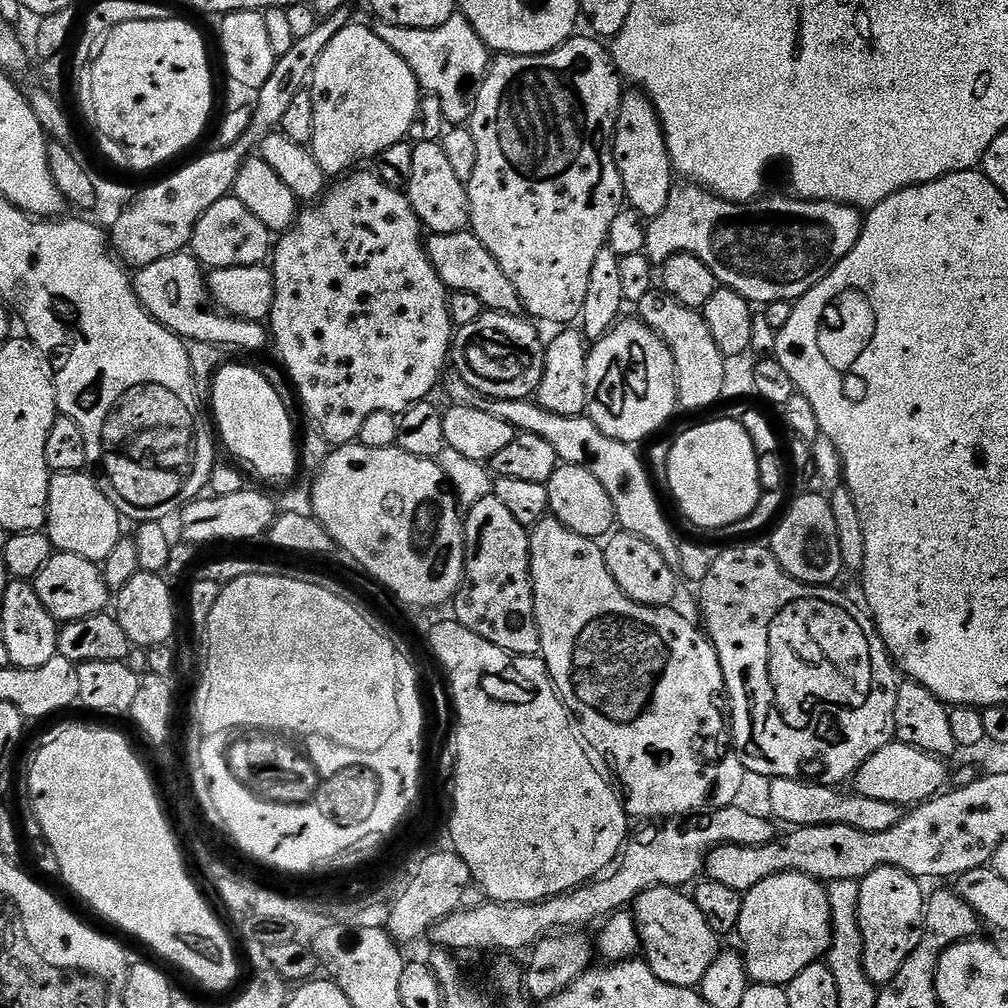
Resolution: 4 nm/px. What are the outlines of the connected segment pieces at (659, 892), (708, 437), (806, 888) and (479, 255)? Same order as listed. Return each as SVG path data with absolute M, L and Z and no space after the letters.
M651 888L637 897L630 911L636 919L642 956L647 960L650 970L654 970L654 974L658 974L662 982L670 982L670 986L696 988L702 982L706 970L722 951L721 937L714 930L710 930L710 922L702 918L702 910L698 910L695 899L691 895L683 896L684 894L678 888Z
M708 420L688 428L668 452L668 488L680 503L684 516L700 528L728 528L753 515L762 495L762 469L758 453L743 423L736 420Z
M783 872L758 882L758 886L743 893L743 897L738 937L744 943L744 965L755 983L786 986L798 973L806 970L806 966L817 963L827 953L832 941L832 915L828 905L828 889L821 881L806 874Z
M472 231L429 235L426 247L430 262L438 278L442 278L445 288L452 292L474 294L474 298L482 301L487 311L501 312L511 316L521 315L522 305L518 298L518 290L514 290L510 278L506 278L506 273L503 272L502 266L498 266L494 254L490 254L486 246L482 246L482 242Z

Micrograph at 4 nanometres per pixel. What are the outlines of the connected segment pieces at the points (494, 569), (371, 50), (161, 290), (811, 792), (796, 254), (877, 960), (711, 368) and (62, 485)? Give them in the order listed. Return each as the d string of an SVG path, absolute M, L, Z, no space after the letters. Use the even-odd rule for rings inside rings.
M494 494L471 505L464 516L464 580L454 597L454 619L466 626L466 630L478 634L478 638L486 638L486 642L494 642L494 646L511 652L514 656L540 656L540 631L532 597L529 535L529 529L524 528L522 522L517 522L510 515L510 510L506 510L506 505L498 502Z
M358 22L346 25L326 46L312 71L310 91L314 98L314 138L310 150L328 178L339 177L363 165L360 164L363 160L371 161L390 150L390 146L401 143L407 137L410 122L414 122L414 114L418 114L422 99L414 70L378 38L376 31Z
M179 254L160 261L135 273L132 289L138 294L138 302L164 328L169 328L175 336L185 342L214 342L236 348L240 352L260 352L269 347L270 332L263 323L240 320L216 307L212 293L208 290L208 277L199 260L191 254Z
M782 778L773 779L768 788L768 808L773 821L792 828L809 828L819 824L841 824L854 826L854 830L866 830L866 834L882 834L882 830L890 830L900 820L902 815L901 805L890 802L878 802L878 798L866 798L849 794L839 796L835 787L809 782L801 778L791 780ZM772 811L772 812L771 812ZM781 820L781 821L780 821Z
M691 182L680 186L673 187L670 194L670 202L666 202L666 210L662 210L662 214L651 217L646 224L646 242L644 243L644 252L653 265L663 266L667 260L674 258L681 252L682 254L694 254L694 258L702 258L702 262L706 262L706 266L710 266L710 270L714 270L714 278L717 285L725 288L732 288L738 294L742 294L742 298L746 298L749 304L753 306L767 306L774 302L782 302L783 300L797 301L801 296L805 296L814 286L818 286L818 282L822 282L822 278L826 278L826 274L830 274L834 270L834 266L838 266L838 262L842 262L842 258L846 258L846 254L850 254L850 250L854 250L854 246L860 237L860 229L862 227L861 209L851 208L849 204L835 204L829 200L802 200L795 195L788 196L768 196L761 195L750 204L735 204L729 200L724 200L721 196L715 196L708 189L699 187Z
M894 866L874 870L860 881L858 922L864 935L864 969L872 984L888 984L890 978L894 978L894 974L902 968L902 962L914 954L920 939L924 937L926 892L920 887L922 884L917 877Z
M654 290L642 297L638 306L638 318L664 339L674 358L676 398L681 409L689 408L690 411L696 412L699 408L708 408L722 400L726 357L722 350L718 350L718 342L714 342L714 334L710 334L710 326L706 326L703 311L682 306L678 298L666 291Z
M87 471L58 472L53 475L48 491L46 531L56 552L78 554L78 558L103 562L110 558L110 550L114 550L122 539L122 517L103 487L97 481L96 485L88 475Z

